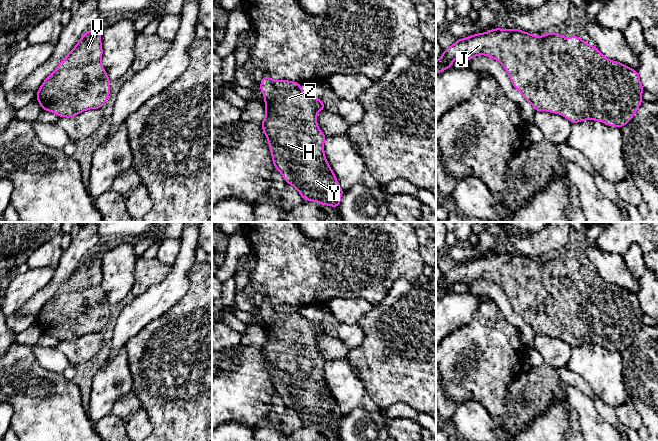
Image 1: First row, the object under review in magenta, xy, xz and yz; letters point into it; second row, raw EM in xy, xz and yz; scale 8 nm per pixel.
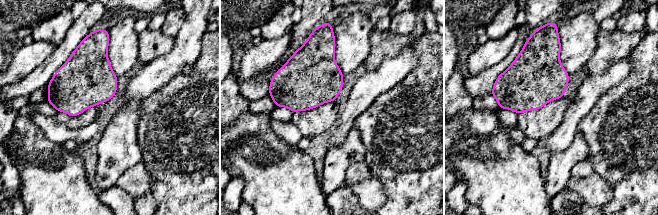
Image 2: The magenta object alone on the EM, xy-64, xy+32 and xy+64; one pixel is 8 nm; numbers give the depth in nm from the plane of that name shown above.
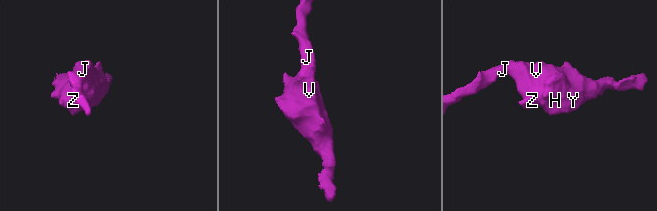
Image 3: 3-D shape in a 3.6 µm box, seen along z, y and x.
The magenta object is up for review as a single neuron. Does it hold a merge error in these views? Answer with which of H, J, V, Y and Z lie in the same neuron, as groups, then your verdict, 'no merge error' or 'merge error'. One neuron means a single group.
H J V Y Z; no merge error

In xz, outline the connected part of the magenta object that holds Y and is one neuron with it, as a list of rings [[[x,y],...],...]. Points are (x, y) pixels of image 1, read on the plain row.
[[[264,298],[259,311],[265,322],[266,333],[261,349],[268,363],[275,393],[282,398],[287,408],[298,414],[303,424],[339,432],[344,414],[338,409],[324,379],[327,360],[317,350],[316,338],[325,334],[323,325],[305,318],[298,306],[272,304]]]

